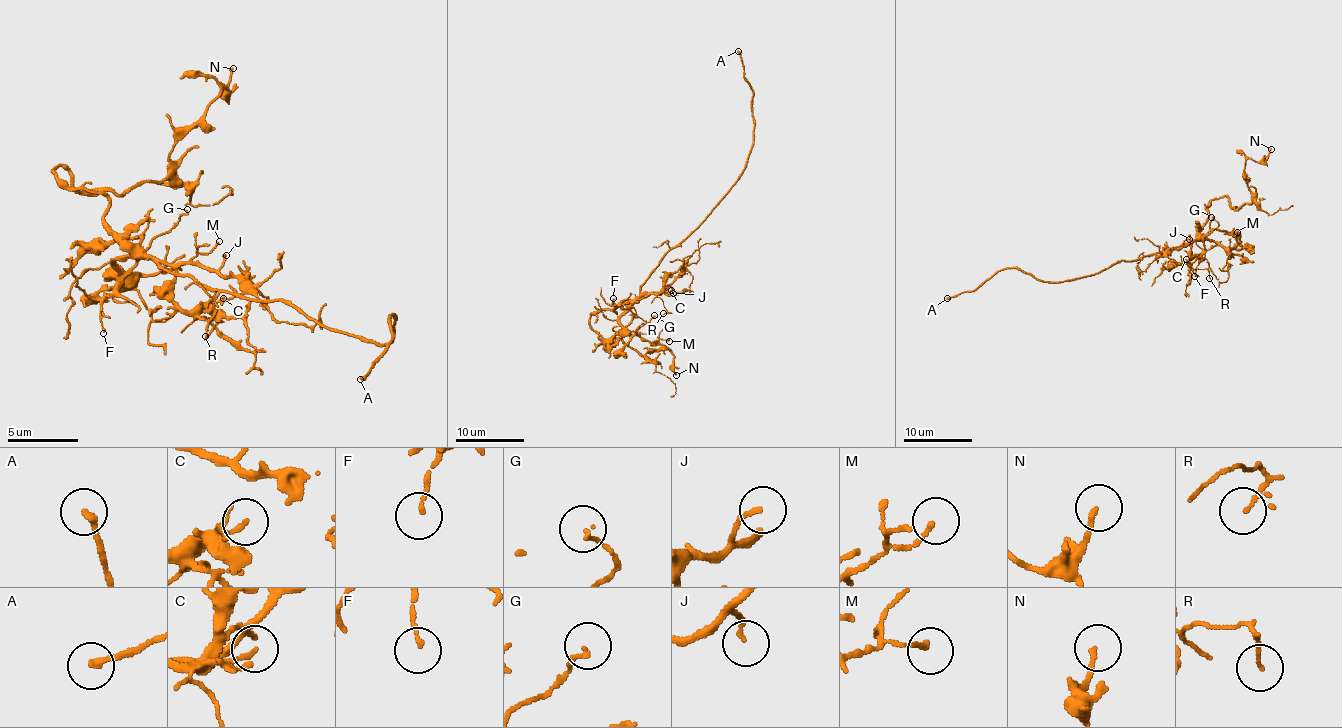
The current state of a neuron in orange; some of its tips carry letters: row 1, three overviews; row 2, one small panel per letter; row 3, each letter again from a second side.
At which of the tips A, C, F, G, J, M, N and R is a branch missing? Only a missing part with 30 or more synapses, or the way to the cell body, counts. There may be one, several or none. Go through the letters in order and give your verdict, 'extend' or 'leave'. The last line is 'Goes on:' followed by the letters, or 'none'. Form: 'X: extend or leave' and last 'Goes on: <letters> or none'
A: extend
C: leave
F: leave
G: leave
J: leave
M: leave
N: leave
R: leave
Goes on: A

